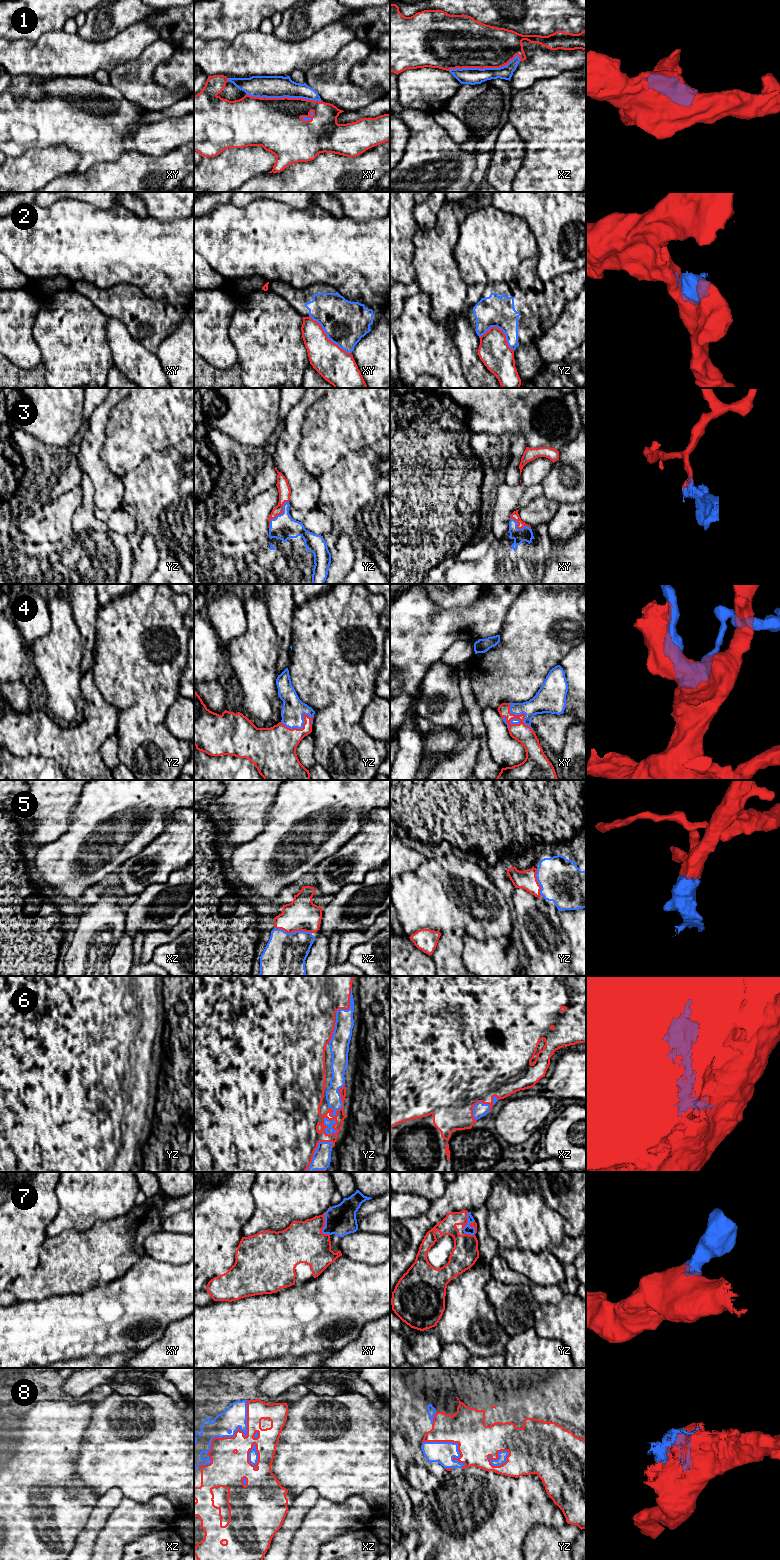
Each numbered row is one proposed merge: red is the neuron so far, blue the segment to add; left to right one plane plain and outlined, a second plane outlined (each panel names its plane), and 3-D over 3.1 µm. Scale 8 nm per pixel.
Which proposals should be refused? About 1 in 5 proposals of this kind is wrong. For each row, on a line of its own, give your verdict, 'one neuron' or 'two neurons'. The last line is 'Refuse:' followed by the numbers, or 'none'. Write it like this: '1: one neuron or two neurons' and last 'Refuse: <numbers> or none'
1: one neuron
2: two neurons
3: one neuron
4: one neuron
5: one neuron
6: one neuron
7: one neuron
8: one neuron
Refuse: 2

